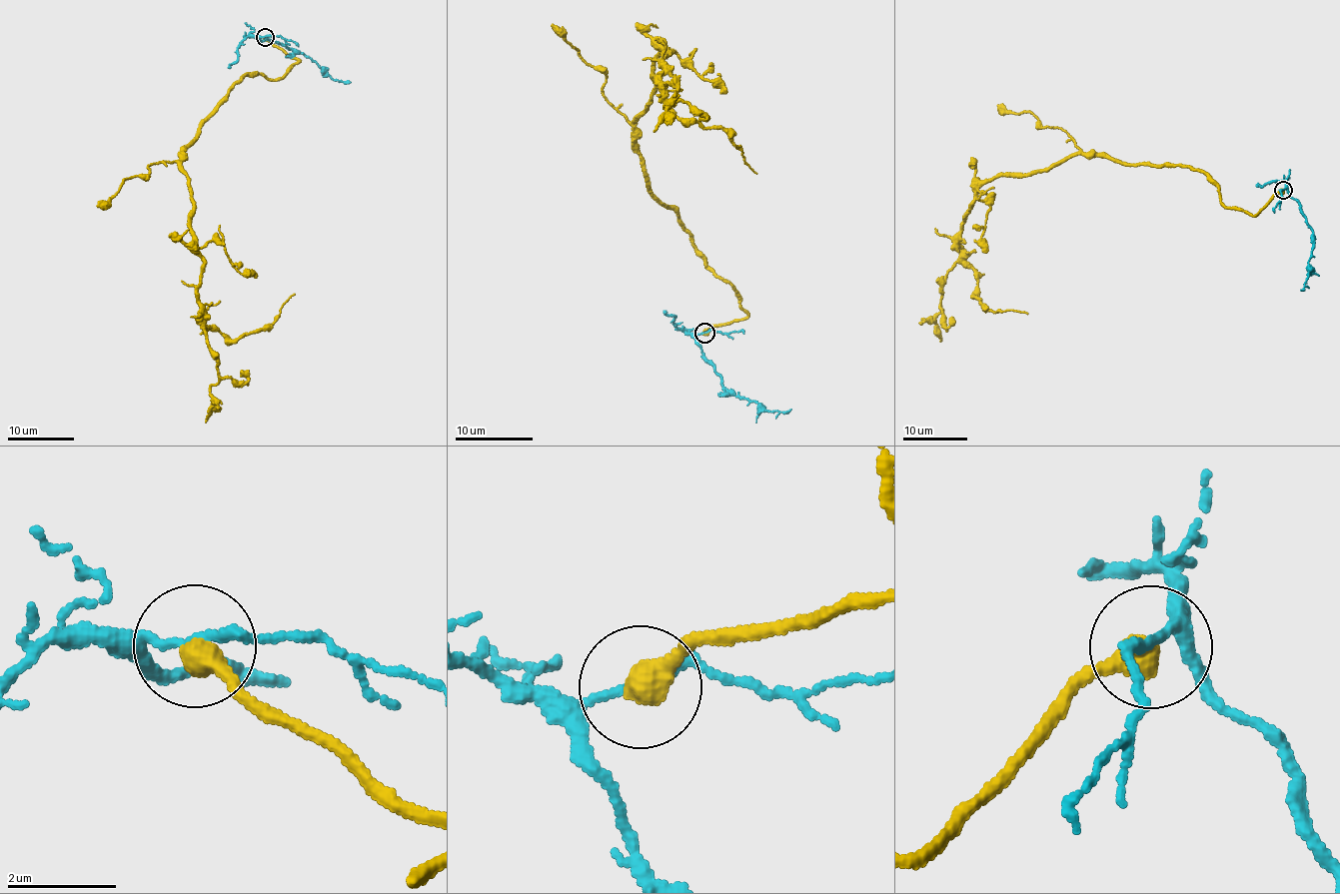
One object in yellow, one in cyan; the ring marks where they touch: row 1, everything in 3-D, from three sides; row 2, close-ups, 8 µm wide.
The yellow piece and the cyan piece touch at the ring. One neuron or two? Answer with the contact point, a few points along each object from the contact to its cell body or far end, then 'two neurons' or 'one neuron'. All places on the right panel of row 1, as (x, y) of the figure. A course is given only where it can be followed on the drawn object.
at (1283, 190); yellow runs (1282, 190), (1251, 215), (1180, 166), (1072, 154), (996, 174), (971, 204), (960, 254), (974, 298), (1027, 314); cyan runs (1282, 190), (1286, 190), (1312, 230), (1311, 256), (1304, 290), (1300, 290); two neurons

